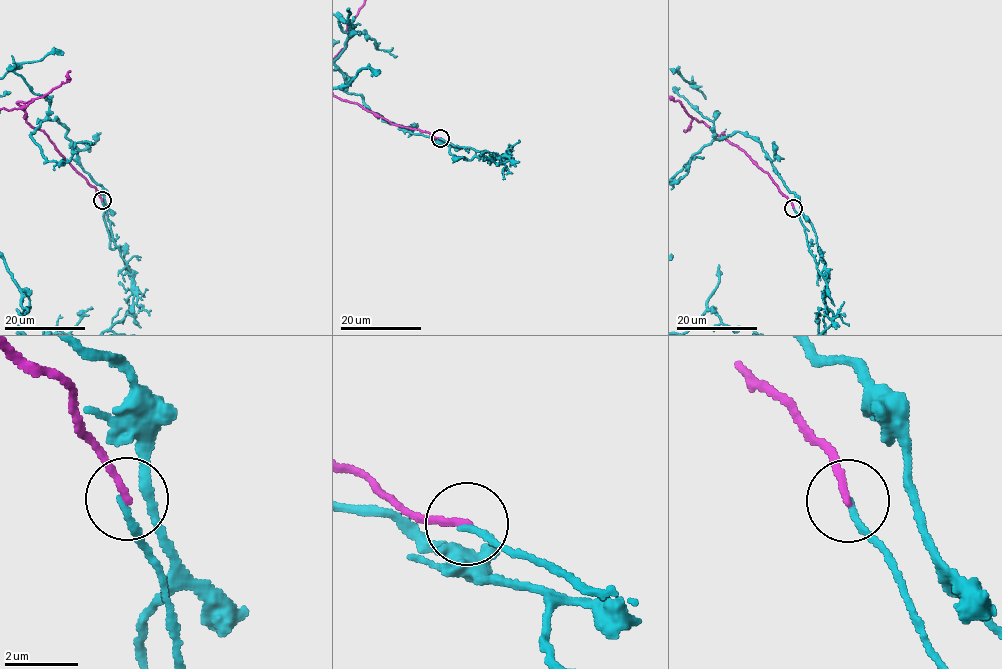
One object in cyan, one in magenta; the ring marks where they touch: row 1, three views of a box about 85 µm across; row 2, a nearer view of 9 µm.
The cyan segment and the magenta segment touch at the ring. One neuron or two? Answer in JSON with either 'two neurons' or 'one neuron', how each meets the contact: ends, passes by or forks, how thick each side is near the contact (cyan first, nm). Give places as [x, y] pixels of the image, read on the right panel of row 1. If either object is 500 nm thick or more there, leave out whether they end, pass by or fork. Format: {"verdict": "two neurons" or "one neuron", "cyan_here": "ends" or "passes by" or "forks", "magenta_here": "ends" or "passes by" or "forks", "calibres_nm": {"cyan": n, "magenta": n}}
{"verdict": "two neurons", "cyan_here": "ends", "magenta_here": "ends", "calibres_nm": {"cyan": 170, "magenta": 190}}

